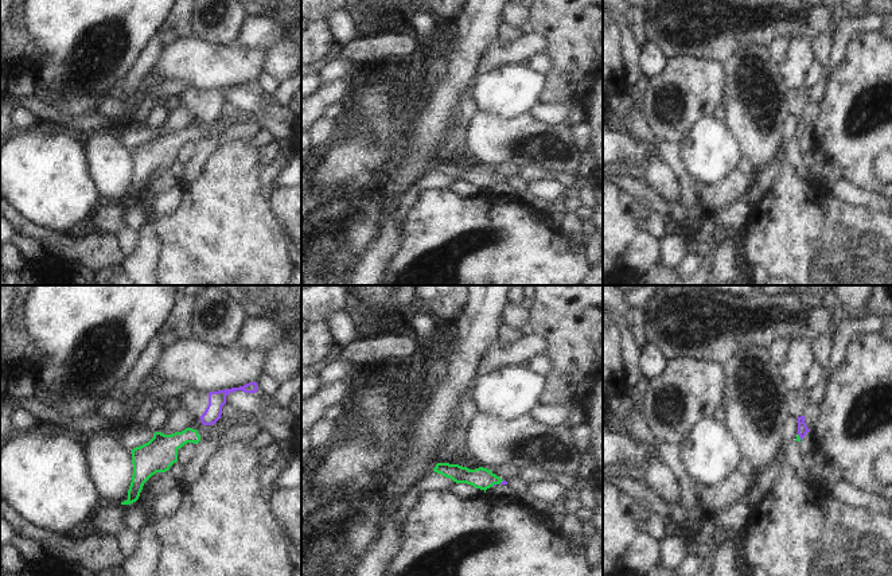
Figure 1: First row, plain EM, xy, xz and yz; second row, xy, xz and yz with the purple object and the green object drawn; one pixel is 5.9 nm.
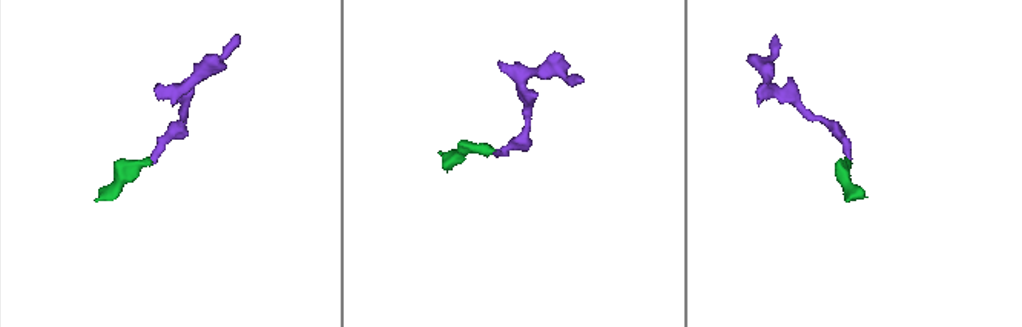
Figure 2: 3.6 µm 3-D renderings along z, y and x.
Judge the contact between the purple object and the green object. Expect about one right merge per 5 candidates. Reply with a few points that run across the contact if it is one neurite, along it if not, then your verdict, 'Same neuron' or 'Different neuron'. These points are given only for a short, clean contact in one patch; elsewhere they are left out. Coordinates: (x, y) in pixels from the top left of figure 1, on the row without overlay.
Line: yz (802, 127), (799, 135), (798, 137). Same neuron.

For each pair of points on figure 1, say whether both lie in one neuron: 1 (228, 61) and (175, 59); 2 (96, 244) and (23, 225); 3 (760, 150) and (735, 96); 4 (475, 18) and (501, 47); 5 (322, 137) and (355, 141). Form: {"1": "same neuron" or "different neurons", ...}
{"1": "same neuron", "2": "same neuron", "3": "same neuron", "4": "different neurons", "5": "different neurons"}

